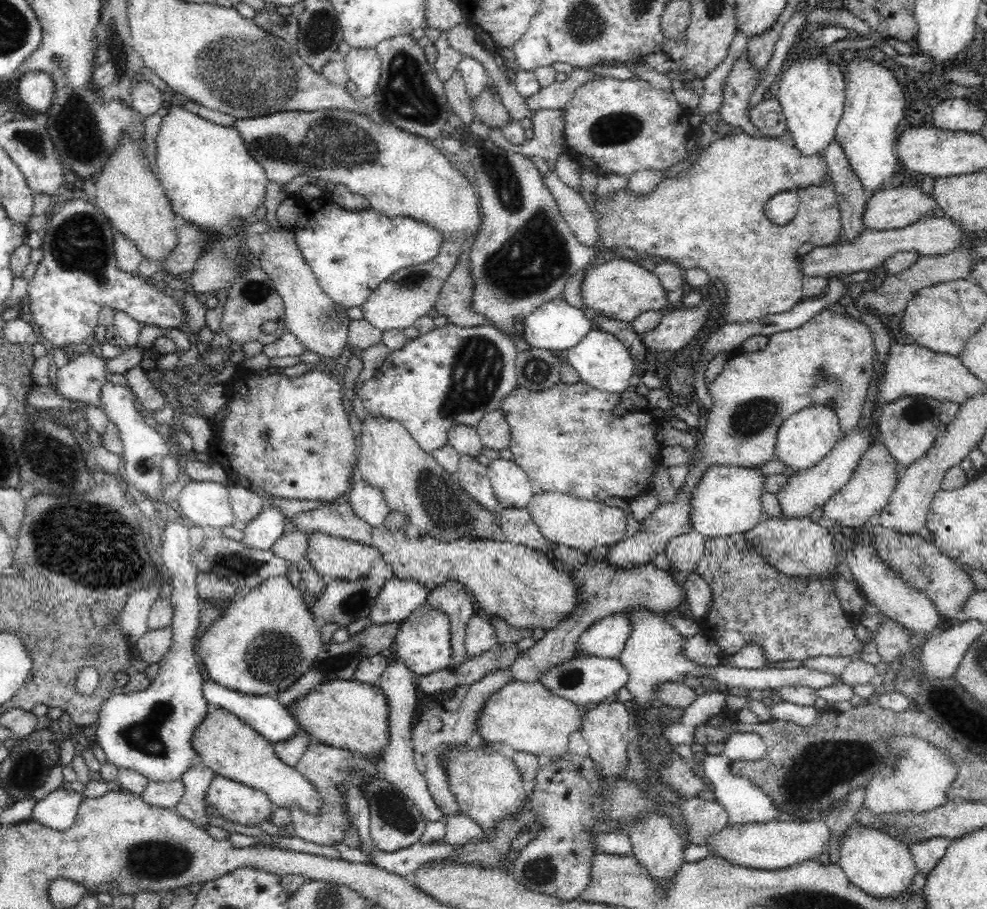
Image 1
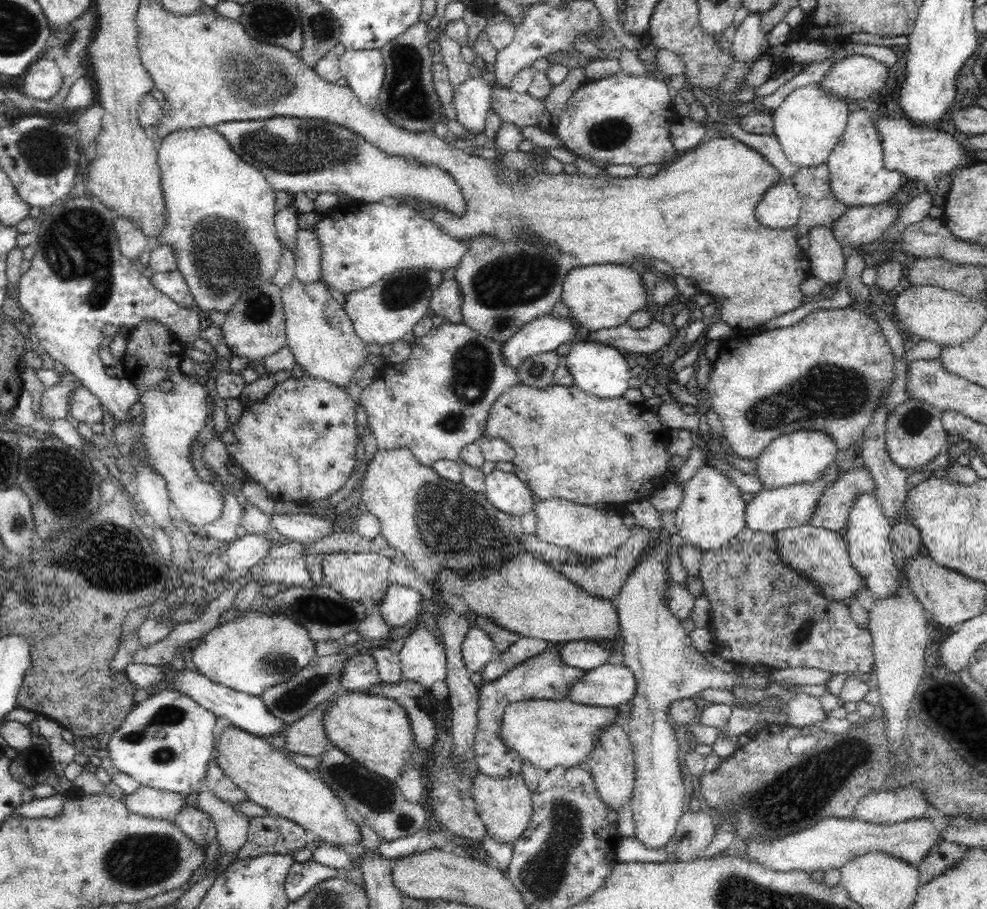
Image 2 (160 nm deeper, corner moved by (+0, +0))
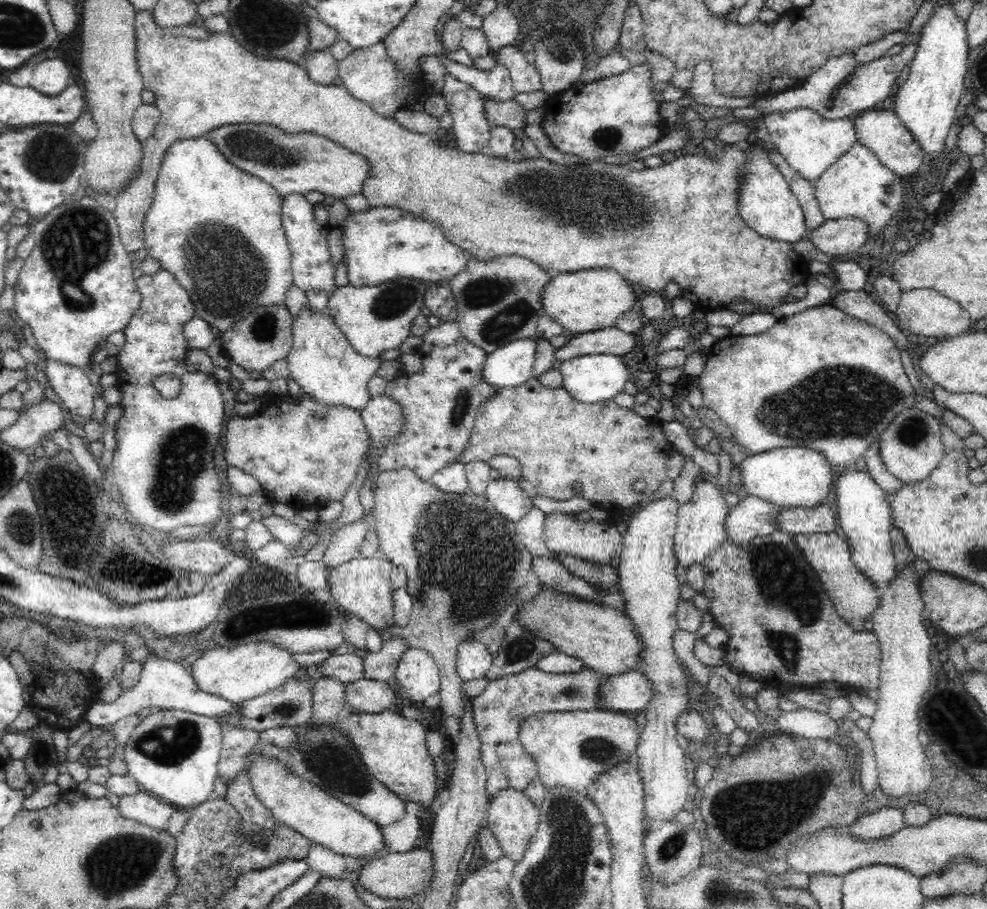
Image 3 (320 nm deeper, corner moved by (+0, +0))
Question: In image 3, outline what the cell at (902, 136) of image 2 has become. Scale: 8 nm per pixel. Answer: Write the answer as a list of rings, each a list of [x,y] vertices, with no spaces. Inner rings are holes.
[[[888,110],[866,111],[853,117],[855,135],[860,145],[870,149],[879,162],[898,177],[912,177],[925,170],[924,151],[914,139],[914,135],[900,122],[895,112]]]

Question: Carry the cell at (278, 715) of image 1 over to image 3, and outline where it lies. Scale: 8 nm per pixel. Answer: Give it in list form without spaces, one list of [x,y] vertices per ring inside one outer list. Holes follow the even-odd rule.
[[[151,651],[151,654],[140,664],[142,664],[141,677],[136,686],[121,693],[112,704],[100,702],[90,704],[86,708],[86,712],[84,712],[84,716],[82,716],[82,722],[89,722],[96,727],[103,727],[106,724],[114,725],[128,716],[145,714],[153,706],[166,709],[166,711],[182,711],[194,713],[194,715],[198,716],[215,718],[216,716],[232,712],[237,706],[237,704],[232,705],[232,703],[228,703],[228,701],[224,701],[224,699],[220,699],[216,695],[210,695],[198,689],[196,683],[194,683],[192,673],[186,670],[184,664],[176,661],[171,663],[163,659],[162,656],[155,654],[155,651]]]

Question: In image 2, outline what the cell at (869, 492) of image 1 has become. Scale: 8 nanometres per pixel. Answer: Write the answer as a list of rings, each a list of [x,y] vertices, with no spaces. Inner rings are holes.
[[[865,466],[845,471],[837,481],[822,490],[808,526],[843,532],[858,492],[874,493],[874,481]]]

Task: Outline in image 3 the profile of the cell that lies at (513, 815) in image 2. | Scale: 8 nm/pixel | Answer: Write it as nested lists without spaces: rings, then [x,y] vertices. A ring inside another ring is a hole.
[[[502,790],[502,792],[498,792],[498,796],[491,800],[487,811],[486,826],[496,837],[500,848],[503,850],[503,855],[514,861],[514,864],[519,863],[525,857],[526,849],[530,846],[530,839],[538,830],[540,822],[539,810],[522,792]]]

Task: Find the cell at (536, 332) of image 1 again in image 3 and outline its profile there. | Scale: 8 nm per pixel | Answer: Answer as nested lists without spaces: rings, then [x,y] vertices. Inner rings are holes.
[[[520,339],[505,345],[486,356],[482,366],[482,381],[494,387],[514,388],[534,378],[536,339]]]

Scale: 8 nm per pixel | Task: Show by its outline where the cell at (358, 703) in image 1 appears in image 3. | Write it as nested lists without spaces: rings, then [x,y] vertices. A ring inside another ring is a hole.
[[[394,708],[378,714],[354,713],[340,722],[341,731],[360,753],[368,772],[384,783],[393,794],[404,802],[418,803],[429,811],[439,795],[444,780],[438,775],[438,763],[430,754],[428,736],[418,721],[404,719]]]

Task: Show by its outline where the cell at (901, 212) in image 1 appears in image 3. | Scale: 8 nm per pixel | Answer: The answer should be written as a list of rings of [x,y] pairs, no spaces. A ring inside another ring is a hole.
[[[860,219],[825,220],[818,228],[807,230],[802,239],[810,241],[827,257],[839,257],[862,248],[868,231]]]

